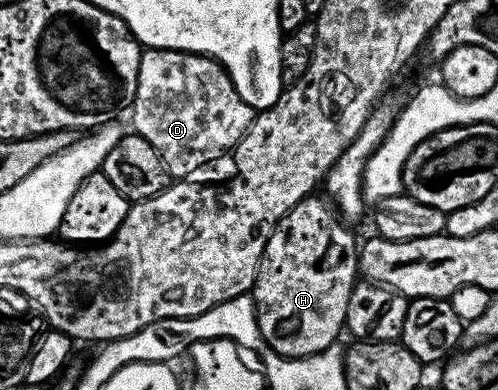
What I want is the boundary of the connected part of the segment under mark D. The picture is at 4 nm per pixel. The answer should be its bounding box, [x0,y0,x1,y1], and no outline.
[129,55,256,179]

